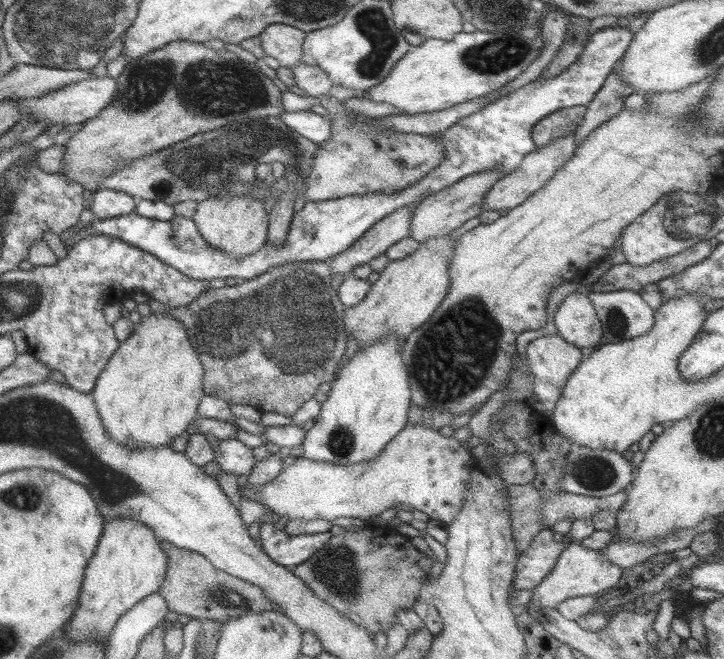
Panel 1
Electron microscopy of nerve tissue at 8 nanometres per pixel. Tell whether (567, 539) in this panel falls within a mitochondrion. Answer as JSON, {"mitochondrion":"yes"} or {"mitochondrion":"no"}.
{"mitochondrion":"no"}

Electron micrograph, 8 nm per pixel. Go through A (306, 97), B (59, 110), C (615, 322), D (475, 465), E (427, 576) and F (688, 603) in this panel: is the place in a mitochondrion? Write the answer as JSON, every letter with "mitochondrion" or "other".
{"A":"other","B":"other","C":"mitochondrion","D":"other","E":"other","F":"other"}

